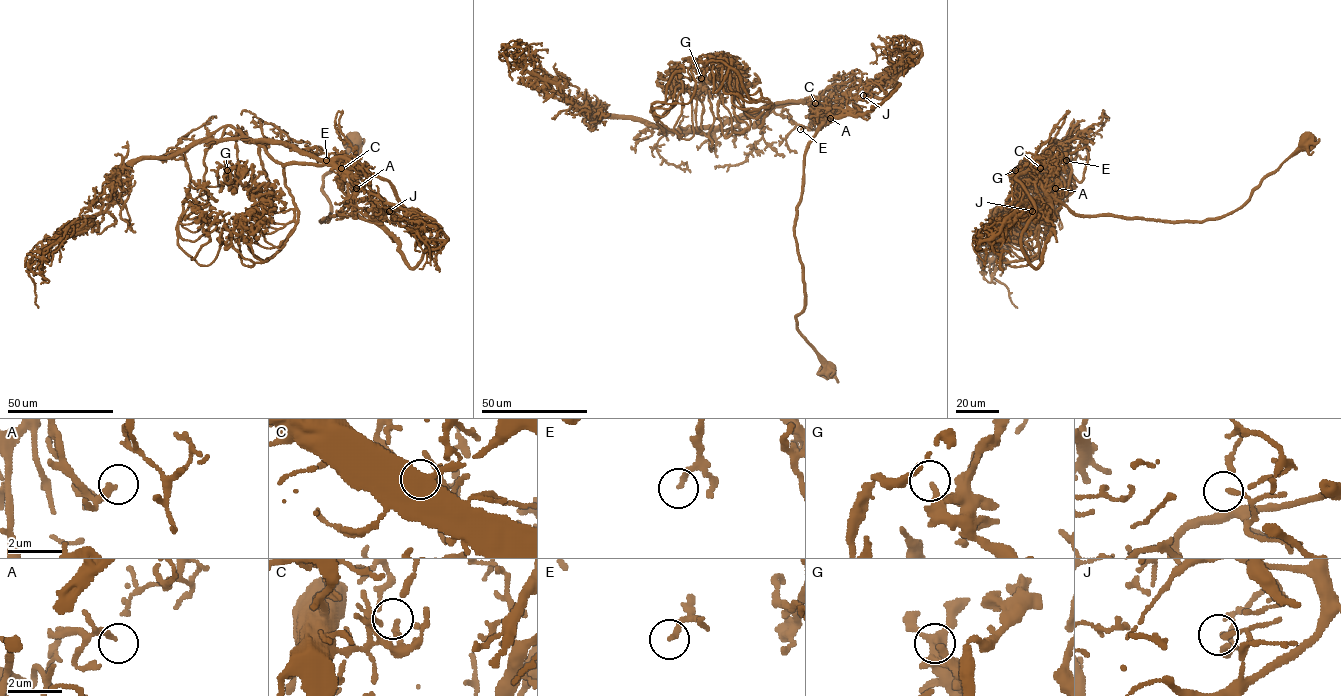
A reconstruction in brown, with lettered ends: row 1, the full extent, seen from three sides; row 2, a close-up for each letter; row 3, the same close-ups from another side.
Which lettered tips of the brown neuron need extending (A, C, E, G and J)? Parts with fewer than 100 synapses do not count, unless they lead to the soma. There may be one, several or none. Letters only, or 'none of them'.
none of them

